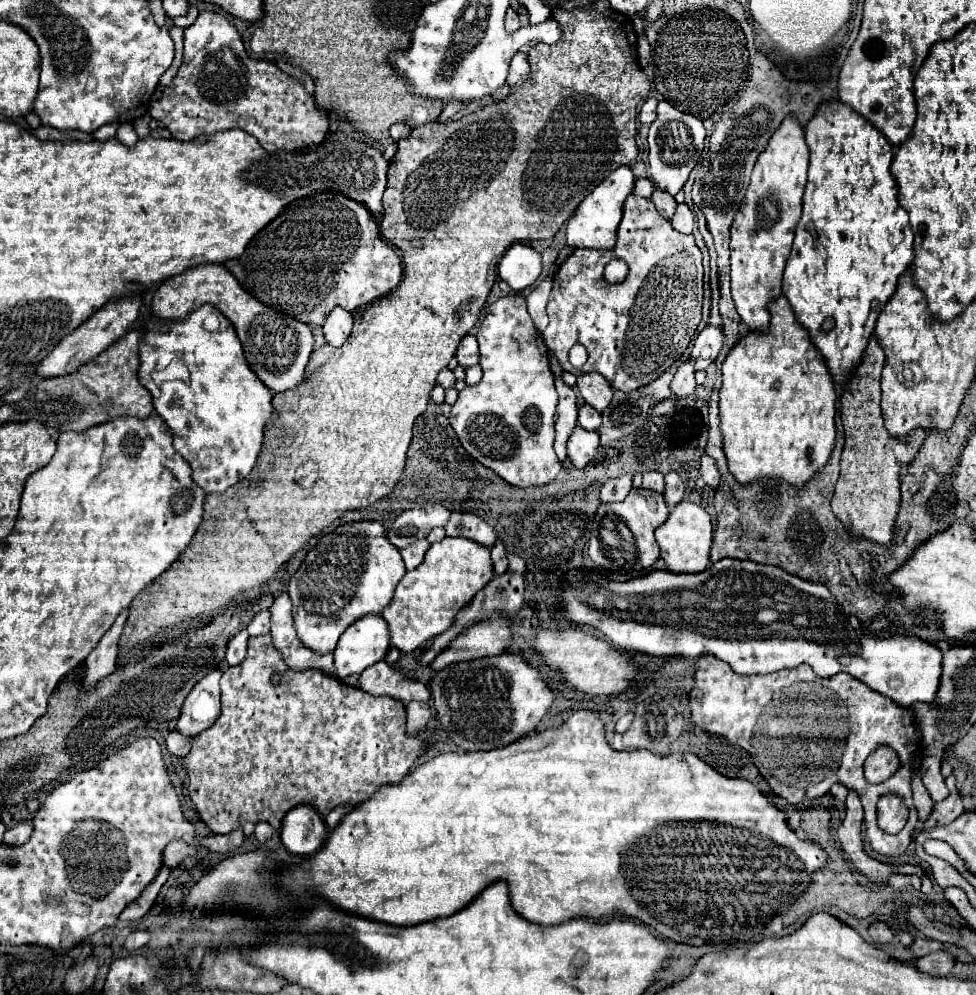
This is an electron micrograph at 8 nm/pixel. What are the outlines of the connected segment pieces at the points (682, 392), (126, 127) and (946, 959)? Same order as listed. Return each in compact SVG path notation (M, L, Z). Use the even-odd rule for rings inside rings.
M685 361L679 365L679 369L671 381L671 391L677 397L687 397L695 391L695 369L693 369L691 361Z
M121 123L119 129L117 129L117 139L119 139L123 145L135 145L139 137L135 135L131 123Z
M937 951L937 953L929 953L929 955L915 959L913 965L915 969L931 977L943 977L943 975L949 975L951 967L955 965L955 957L951 957L947 951Z

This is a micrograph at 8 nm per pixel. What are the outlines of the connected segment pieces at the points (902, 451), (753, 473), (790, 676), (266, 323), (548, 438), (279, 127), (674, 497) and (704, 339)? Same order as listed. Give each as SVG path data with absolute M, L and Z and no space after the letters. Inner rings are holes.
M873 333L867 349L863 351L861 365L855 369L841 393L841 419L845 427L845 447L841 453L841 475L835 483L835 495L831 501L833 513L851 529L853 537L865 537L881 545L889 545L893 537L893 525L899 511L899 485L903 469L915 459L923 445L925 431L915 429L907 437L891 437L881 417L881 369L885 353Z
M779 295L769 305L769 313L769 331L749 331L723 361L723 385L719 393L723 449L729 469L739 483L749 483L757 477L777 477L791 485L801 485L827 463L833 451L837 391L821 353L811 343L803 325L799 325L787 297Z
M713 655L697 659L695 687L689 695L689 705L697 727L727 737L735 745L745 745L749 749L749 743L763 739L763 777L775 795L785 797L791 805L799 805L801 801L827 795L833 783L841 783L863 801L871 849L885 857L905 853L917 819L911 799L911 779L915 773L913 757L923 753L921 733L911 709L867 689L867 685L849 673L821 679L809 665L799 665L769 675L745 677L737 675L731 665ZM799 709L825 709L825 713ZM879 745L889 745L897 753L901 767L887 781L871 785L863 777L863 761ZM885 793L897 793L911 809L907 825L897 835L889 835L877 825L877 801Z
M203 263L193 269L183 271L181 275L165 279L153 295L151 311L163 319L185 319L191 311L199 309L201 305L217 307L235 327L237 337L243 345L243 353L247 357L249 367L257 373L257 377L273 391L287 391L293 389L303 381L303 369L309 361L313 351L313 333L307 323L295 321L255 297L251 297L235 277L223 265Z
M507 295L489 305L487 315L477 331L477 343L483 379L477 385L459 391L459 397L449 415L451 427L455 429L465 451L481 465L495 471L507 483L515 487L537 487L553 481L555 475L561 471L561 461L553 451L553 415L557 407L557 391L547 361L547 347L527 313L525 299L521 295Z
M213 11L199 13L197 21L185 29L183 65L163 89L163 97L151 103L149 113L179 141L227 129L243 129L271 153L309 147L323 141L329 129L329 117L315 103L315 97L275 63L251 59L237 29Z
M667 473L665 475L665 503L669 509L673 509L679 501L683 501L683 495L685 495L685 485L681 481L681 477L677 473Z
M707 325L695 339L691 349L691 361L695 369L707 369L719 355L723 347L723 327Z

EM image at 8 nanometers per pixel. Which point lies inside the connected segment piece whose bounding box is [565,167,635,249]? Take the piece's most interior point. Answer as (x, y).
(594, 224)

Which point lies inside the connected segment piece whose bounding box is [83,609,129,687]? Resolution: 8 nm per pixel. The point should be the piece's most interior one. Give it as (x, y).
(102, 660)

